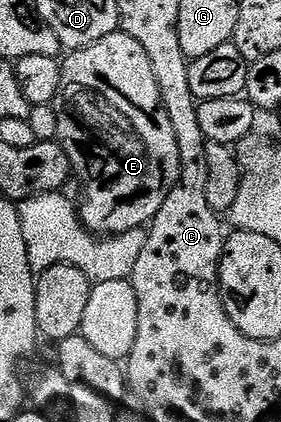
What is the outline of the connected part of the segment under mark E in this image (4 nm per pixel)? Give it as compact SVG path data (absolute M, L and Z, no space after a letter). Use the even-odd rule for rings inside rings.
M122 30L109 34L97 42L93 42L88 48L77 48L70 53L68 60L62 61L61 90L57 90L57 98L54 102L54 110L57 114L57 130L59 131L57 143L69 154L69 162L73 175L78 178L81 185L81 196L84 196L83 204L78 205L79 216L83 220L88 231L101 237L121 235L127 230L142 228L150 225L151 219L161 210L161 205L179 183L179 168L181 166L181 154L177 150L177 134L173 134L173 122L169 122L169 114L165 114L161 94L157 90L157 78L153 78L153 66L149 62L149 54L145 54L141 42Z

